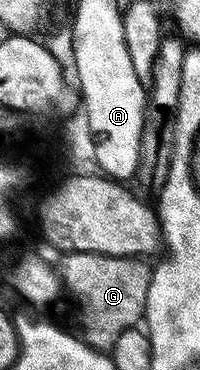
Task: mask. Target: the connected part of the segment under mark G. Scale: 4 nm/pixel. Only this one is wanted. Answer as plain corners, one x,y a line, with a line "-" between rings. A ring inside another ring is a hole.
69,252
62,259
61,280
66,291
68,288
75,295
79,320
83,323
82,339
93,348
111,349
119,335
144,319
152,265
143,258
101,253

